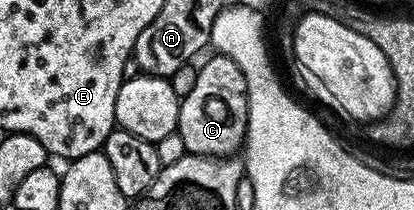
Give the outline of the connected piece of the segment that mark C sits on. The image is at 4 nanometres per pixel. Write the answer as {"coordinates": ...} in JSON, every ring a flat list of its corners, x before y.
{"coordinates":[[210,55,203,65,197,66,198,74,196,83,192,83,192,91,181,98,180,119,178,120,177,140,182,140,182,145,187,154,195,157,224,157,237,154,243,148,246,140,246,120,248,119,248,99,246,98,246,84,244,75,232,59,221,55]]}

